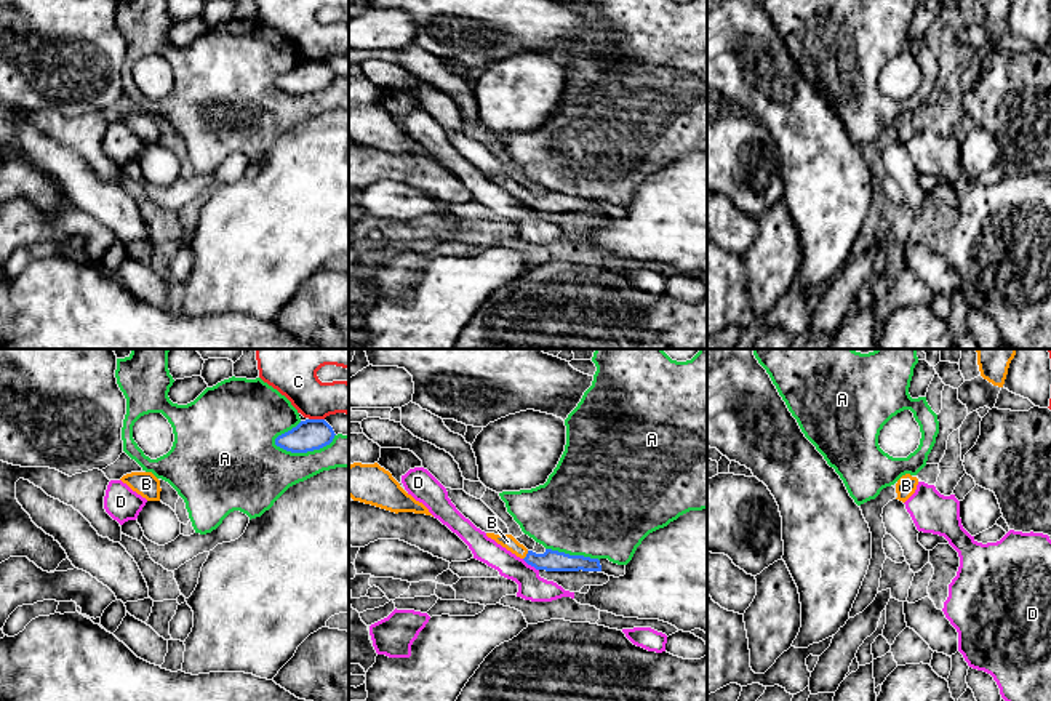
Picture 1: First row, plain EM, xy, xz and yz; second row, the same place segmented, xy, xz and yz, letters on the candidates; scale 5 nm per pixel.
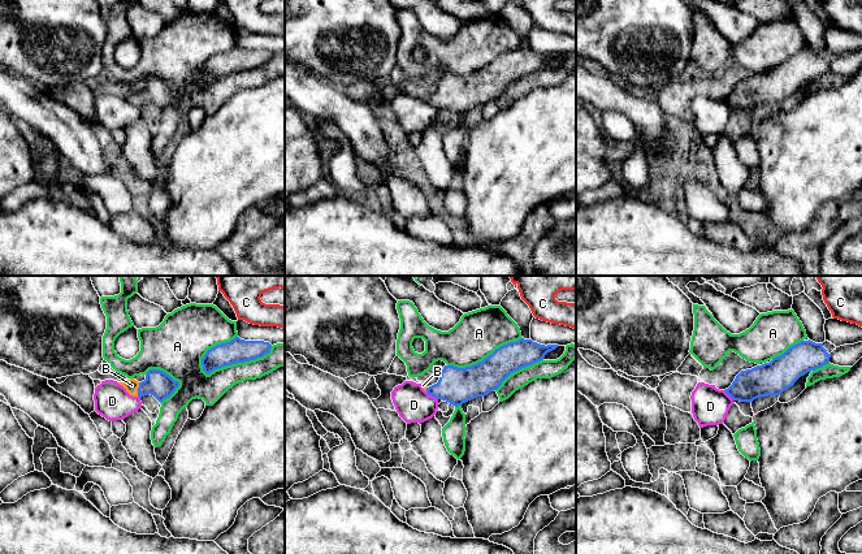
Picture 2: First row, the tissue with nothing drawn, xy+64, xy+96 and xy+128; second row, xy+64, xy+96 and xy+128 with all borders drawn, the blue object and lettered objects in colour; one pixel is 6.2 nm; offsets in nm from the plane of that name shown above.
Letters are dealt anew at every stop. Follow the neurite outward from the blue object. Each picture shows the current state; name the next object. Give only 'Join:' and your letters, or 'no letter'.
Join: B

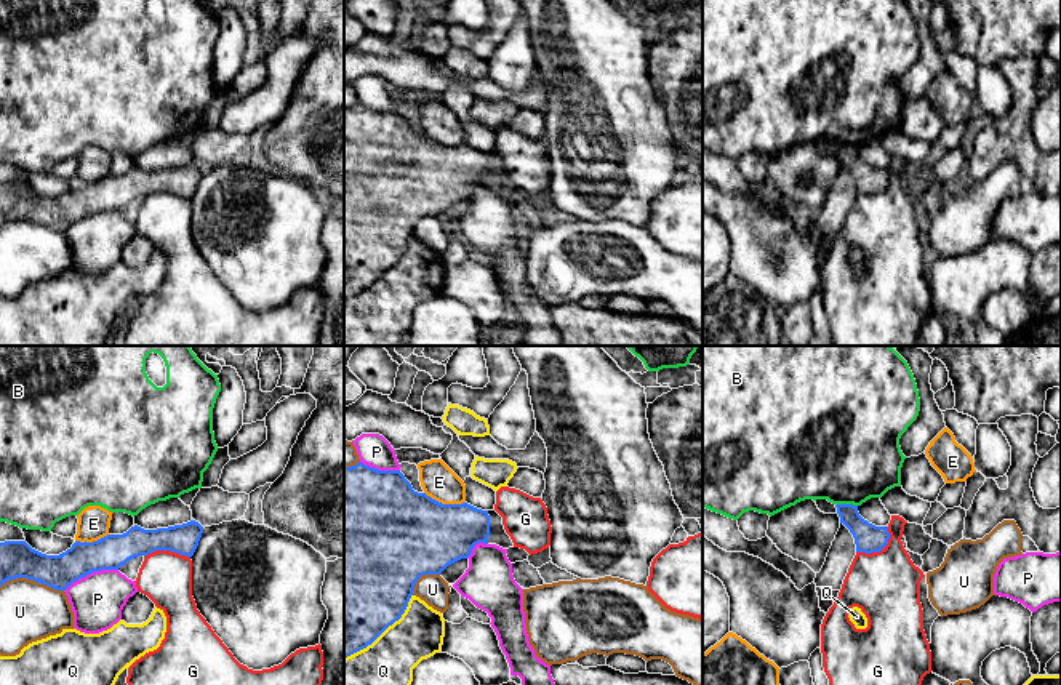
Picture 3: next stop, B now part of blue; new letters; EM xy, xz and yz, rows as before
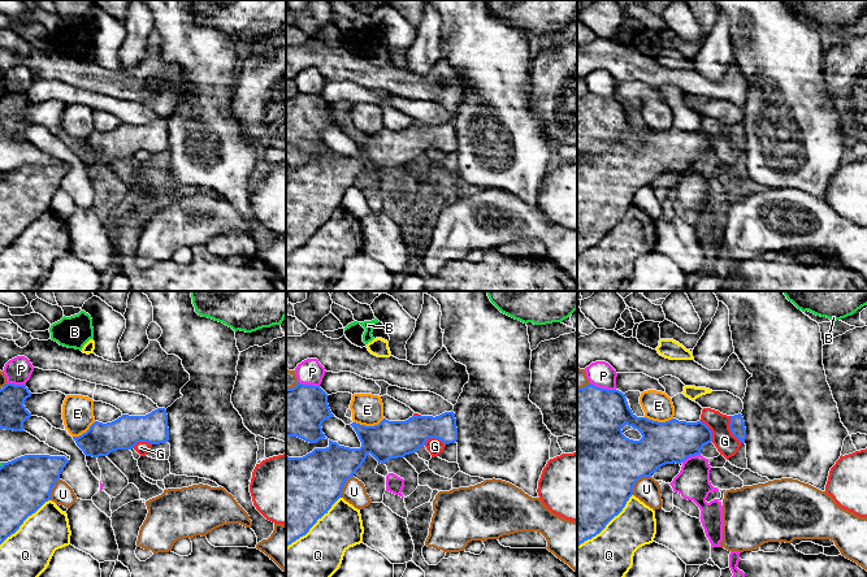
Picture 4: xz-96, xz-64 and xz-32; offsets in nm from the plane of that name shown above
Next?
Join: no letter

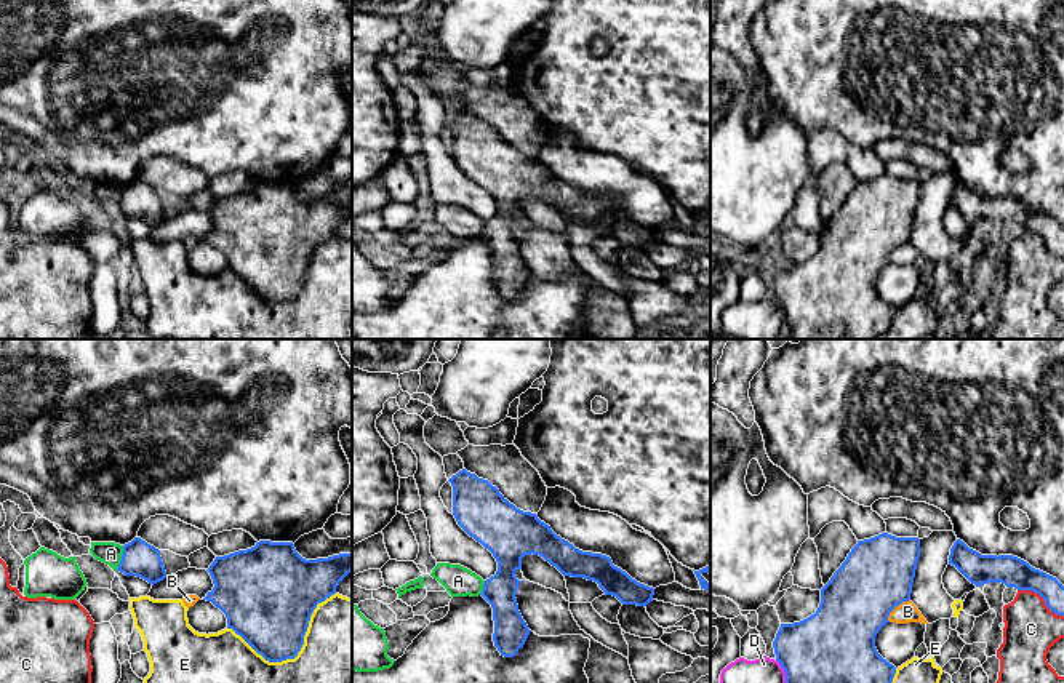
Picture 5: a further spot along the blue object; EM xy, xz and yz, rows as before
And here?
Join: no letter

